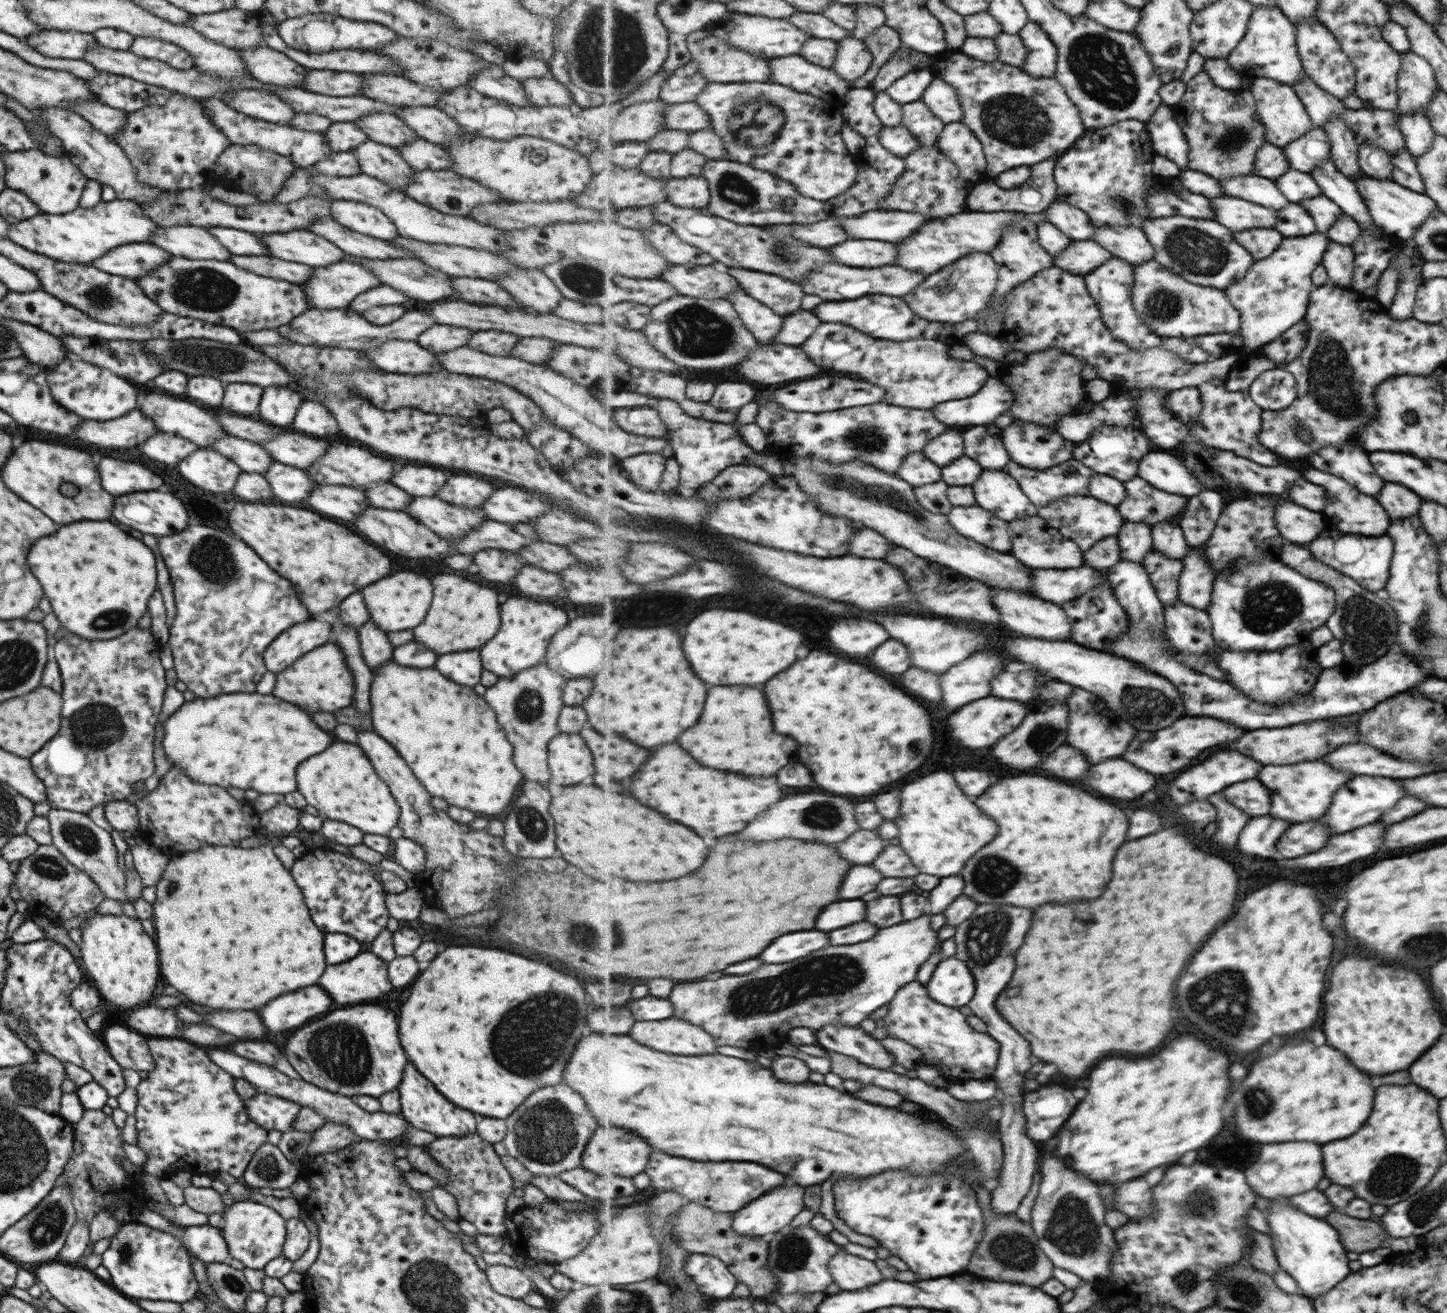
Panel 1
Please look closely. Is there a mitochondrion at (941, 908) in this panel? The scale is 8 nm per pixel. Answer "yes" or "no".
no

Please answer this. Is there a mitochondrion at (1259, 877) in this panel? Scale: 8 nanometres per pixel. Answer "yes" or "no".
no

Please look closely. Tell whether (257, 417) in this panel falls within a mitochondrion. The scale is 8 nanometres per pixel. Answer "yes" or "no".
no

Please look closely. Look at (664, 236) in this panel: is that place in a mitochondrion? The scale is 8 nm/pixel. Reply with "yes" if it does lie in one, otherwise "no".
no

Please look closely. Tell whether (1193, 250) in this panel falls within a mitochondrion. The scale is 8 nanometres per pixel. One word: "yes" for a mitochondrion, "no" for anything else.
yes

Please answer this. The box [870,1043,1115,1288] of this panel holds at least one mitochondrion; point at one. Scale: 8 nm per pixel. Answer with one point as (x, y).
(1072, 1230)

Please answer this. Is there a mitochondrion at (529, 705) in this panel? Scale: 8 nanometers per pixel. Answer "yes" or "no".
yes

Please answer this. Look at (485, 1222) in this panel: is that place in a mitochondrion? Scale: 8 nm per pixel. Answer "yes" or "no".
no

